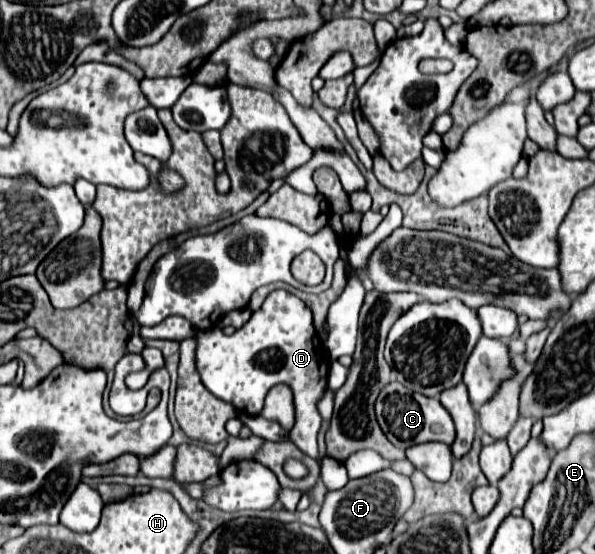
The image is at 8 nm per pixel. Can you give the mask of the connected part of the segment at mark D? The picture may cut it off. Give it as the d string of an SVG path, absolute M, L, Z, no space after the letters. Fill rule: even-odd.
M279 289L265 299L263 307L233 335L225 335L219 327L197 333L197 369L203 385L219 399L231 403L237 411L259 415L271 387L283 383L293 391L295 423L290 440L303 453L319 459L317 433L321 429L321 413L317 403L327 391L329 353L315 333L309 307L295 295Z

